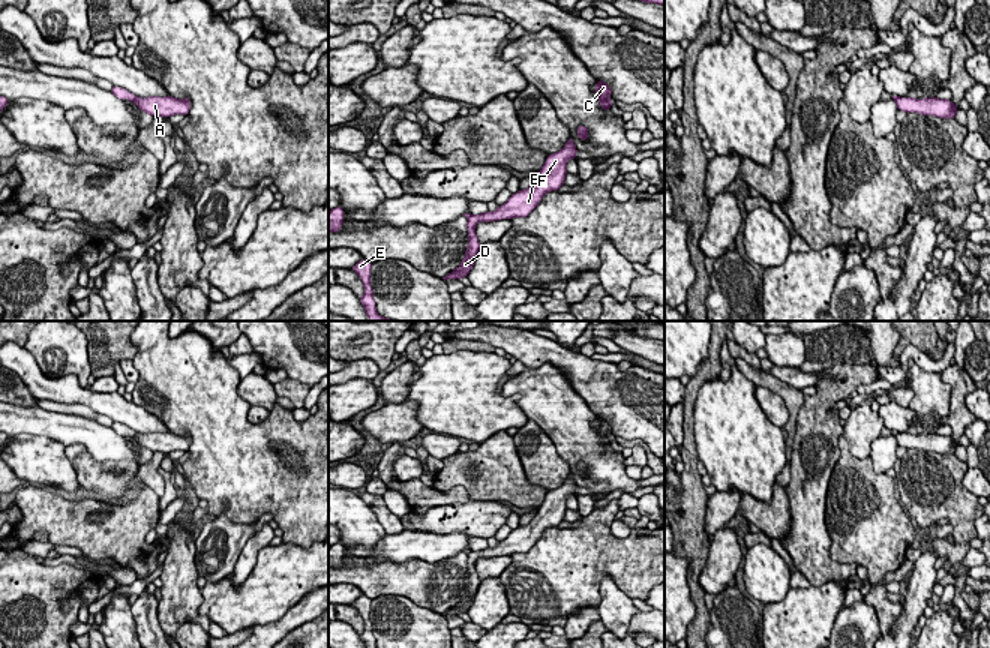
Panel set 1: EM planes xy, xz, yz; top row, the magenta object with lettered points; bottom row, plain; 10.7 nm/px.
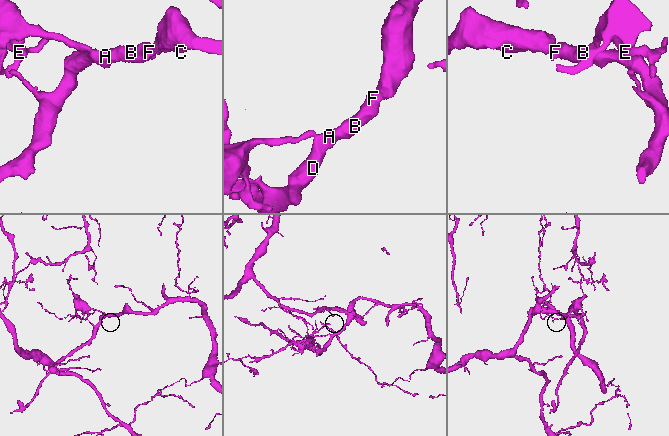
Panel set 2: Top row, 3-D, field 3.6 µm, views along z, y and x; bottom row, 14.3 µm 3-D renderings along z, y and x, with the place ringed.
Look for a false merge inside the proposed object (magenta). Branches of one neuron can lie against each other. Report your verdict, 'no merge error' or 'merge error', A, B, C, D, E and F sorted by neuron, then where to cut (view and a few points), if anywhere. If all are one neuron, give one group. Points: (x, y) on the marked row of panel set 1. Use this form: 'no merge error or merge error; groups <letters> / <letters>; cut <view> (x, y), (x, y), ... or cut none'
merge error; groups A B C D F / E; cut xy (135, 96), (132, 101)

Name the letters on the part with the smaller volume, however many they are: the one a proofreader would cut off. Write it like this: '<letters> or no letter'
E

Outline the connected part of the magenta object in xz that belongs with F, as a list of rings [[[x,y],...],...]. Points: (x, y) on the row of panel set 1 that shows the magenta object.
[[[570,136],[558,153],[548,154],[543,168],[538,171],[537,178],[528,189],[513,194],[507,202],[498,207],[496,212],[486,212],[476,216],[471,214],[466,224],[470,242],[465,250],[465,258],[458,268],[442,279],[459,280],[460,278],[468,276],[468,272],[472,268],[482,248],[476,236],[476,225],[480,220],[492,222],[500,219],[510,220],[512,218],[526,218],[537,207],[544,194],[558,190],[564,184],[567,160],[576,159],[576,153],[578,148],[573,144],[573,136]]]

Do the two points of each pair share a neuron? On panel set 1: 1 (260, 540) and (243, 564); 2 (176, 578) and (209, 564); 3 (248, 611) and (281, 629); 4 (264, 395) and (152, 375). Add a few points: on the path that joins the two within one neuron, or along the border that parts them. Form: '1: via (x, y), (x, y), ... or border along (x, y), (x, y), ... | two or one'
1: via (254, 546), (248, 558) | one
2: border along (194, 540), (195, 569), (200, 576) | two
3: border along (297, 602), (279, 618), (254, 627) | two
4: border along (239, 378), (237, 392), (249, 404) | two

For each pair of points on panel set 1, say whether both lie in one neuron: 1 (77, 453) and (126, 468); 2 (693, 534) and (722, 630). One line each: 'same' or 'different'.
1: same
2: different

